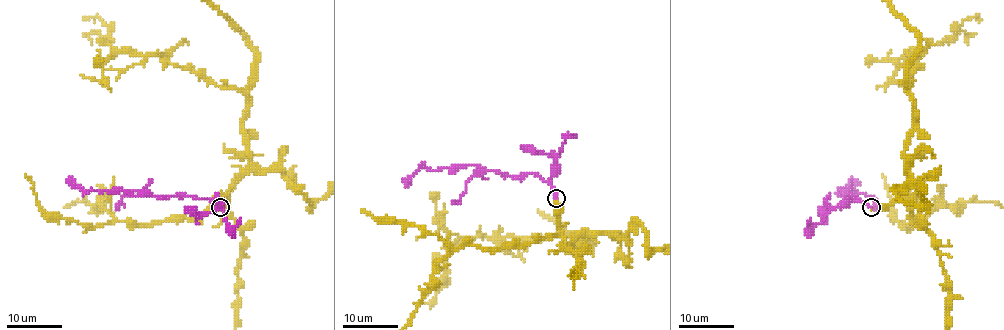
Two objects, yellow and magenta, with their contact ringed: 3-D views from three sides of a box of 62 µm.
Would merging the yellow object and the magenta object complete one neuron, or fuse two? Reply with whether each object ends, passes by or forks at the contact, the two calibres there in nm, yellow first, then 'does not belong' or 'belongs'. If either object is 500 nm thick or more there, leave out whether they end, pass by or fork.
550 nm thick on the yellow side, 280 nm on the other; belongs

